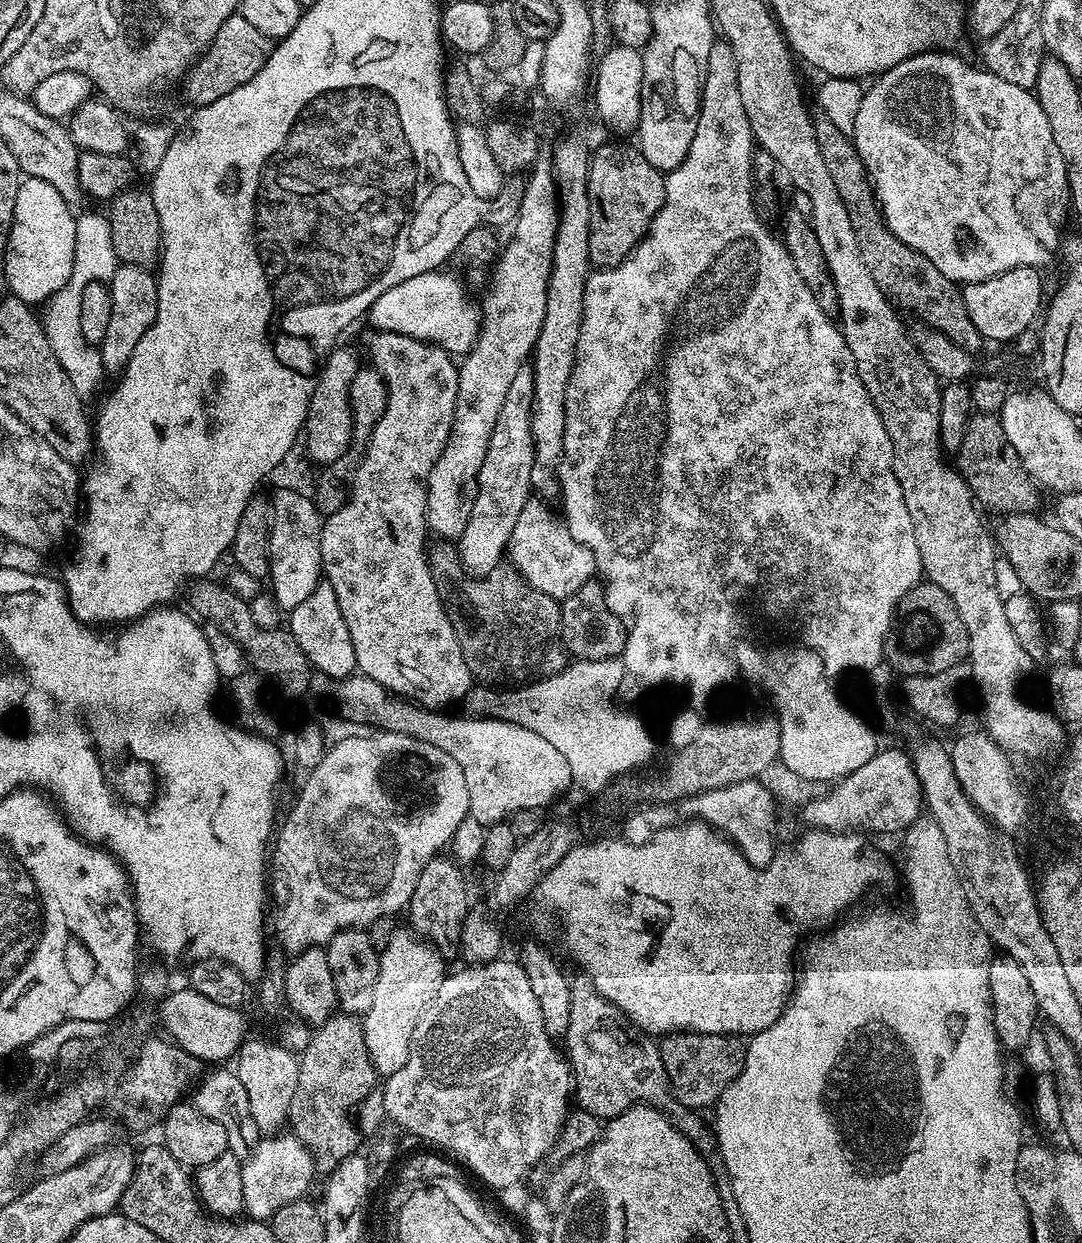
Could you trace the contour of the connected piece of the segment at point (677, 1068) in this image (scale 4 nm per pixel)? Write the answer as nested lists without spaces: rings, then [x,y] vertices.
[[[673,1032],[659,1041],[662,1066],[668,1075],[668,1087],[675,1103],[689,1110],[711,1109],[725,1090],[738,1078],[744,1065],[746,1044],[739,1036],[722,1034],[698,1034],[697,1032]]]

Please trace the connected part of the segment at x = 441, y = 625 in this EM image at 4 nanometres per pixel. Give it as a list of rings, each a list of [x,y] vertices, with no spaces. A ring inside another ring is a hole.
[[[372,330],[369,333],[364,344],[372,359],[369,360],[371,367],[378,369],[388,387],[388,401],[382,418],[368,438],[362,459],[350,477],[352,492],[350,488],[341,508],[323,521],[322,572],[338,598],[338,606],[342,606],[342,618],[346,618],[354,642],[357,669],[398,697],[415,701],[424,708],[444,710],[455,700],[456,703],[463,701],[465,694],[474,687],[474,677],[466,666],[458,634],[444,609],[443,600],[438,604],[380,604],[380,600],[388,596],[388,584],[396,584],[396,564],[400,564],[400,544],[404,544],[404,532],[400,532],[400,496],[404,496],[404,484],[400,484],[400,476],[424,472],[424,452],[448,445],[456,418],[460,369],[457,361],[452,361],[455,359],[448,349],[435,342],[415,340],[393,332]]]

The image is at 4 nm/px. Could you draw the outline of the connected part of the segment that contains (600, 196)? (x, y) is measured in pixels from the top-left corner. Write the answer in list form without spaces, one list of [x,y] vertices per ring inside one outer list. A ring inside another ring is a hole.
[[[604,144],[591,153],[588,161],[588,197],[590,198],[590,254],[589,261],[596,268],[616,268],[634,249],[636,243],[648,234],[658,210],[666,198],[665,173],[659,172],[640,152],[628,144]]]

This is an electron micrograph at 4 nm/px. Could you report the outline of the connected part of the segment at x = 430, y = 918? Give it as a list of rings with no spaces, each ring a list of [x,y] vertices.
[[[444,854],[433,856],[431,862],[422,870],[410,901],[411,927],[440,950],[444,950],[447,944],[459,945],[462,926],[470,911],[468,880],[459,867],[463,868],[455,859],[447,860]]]

